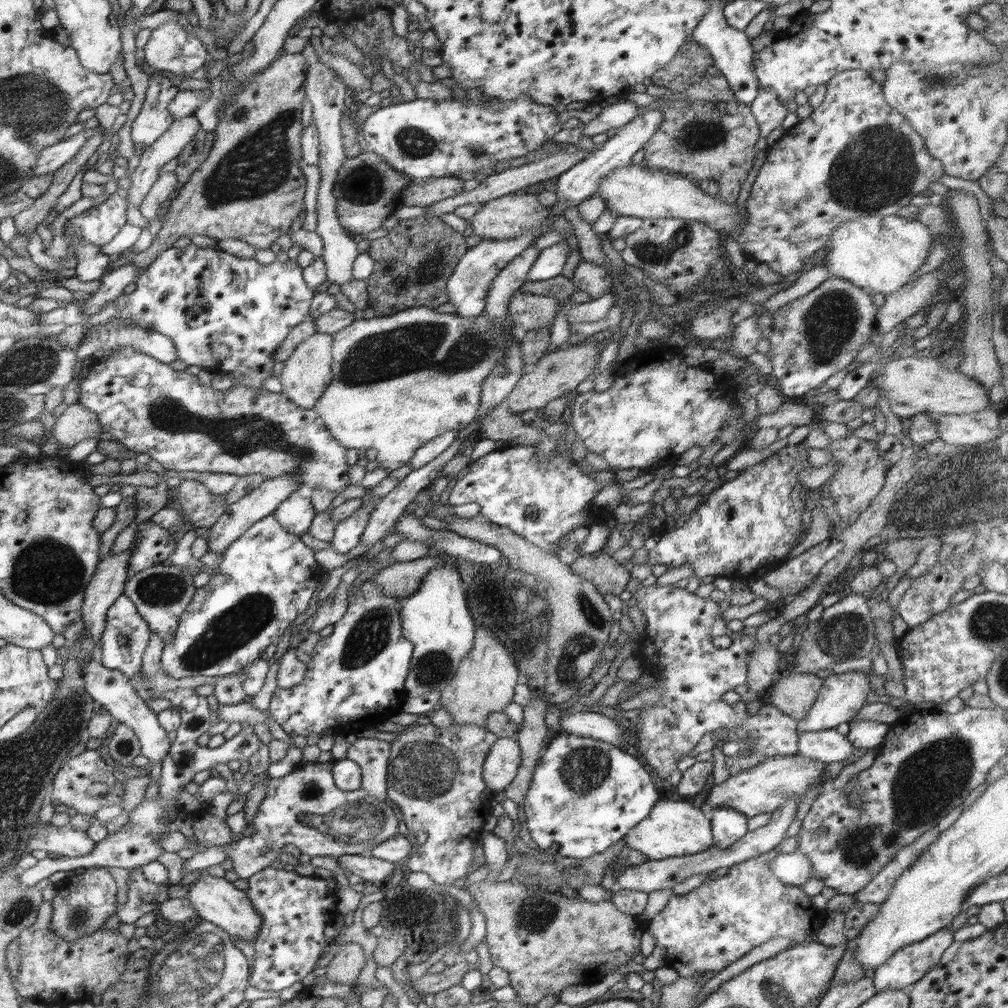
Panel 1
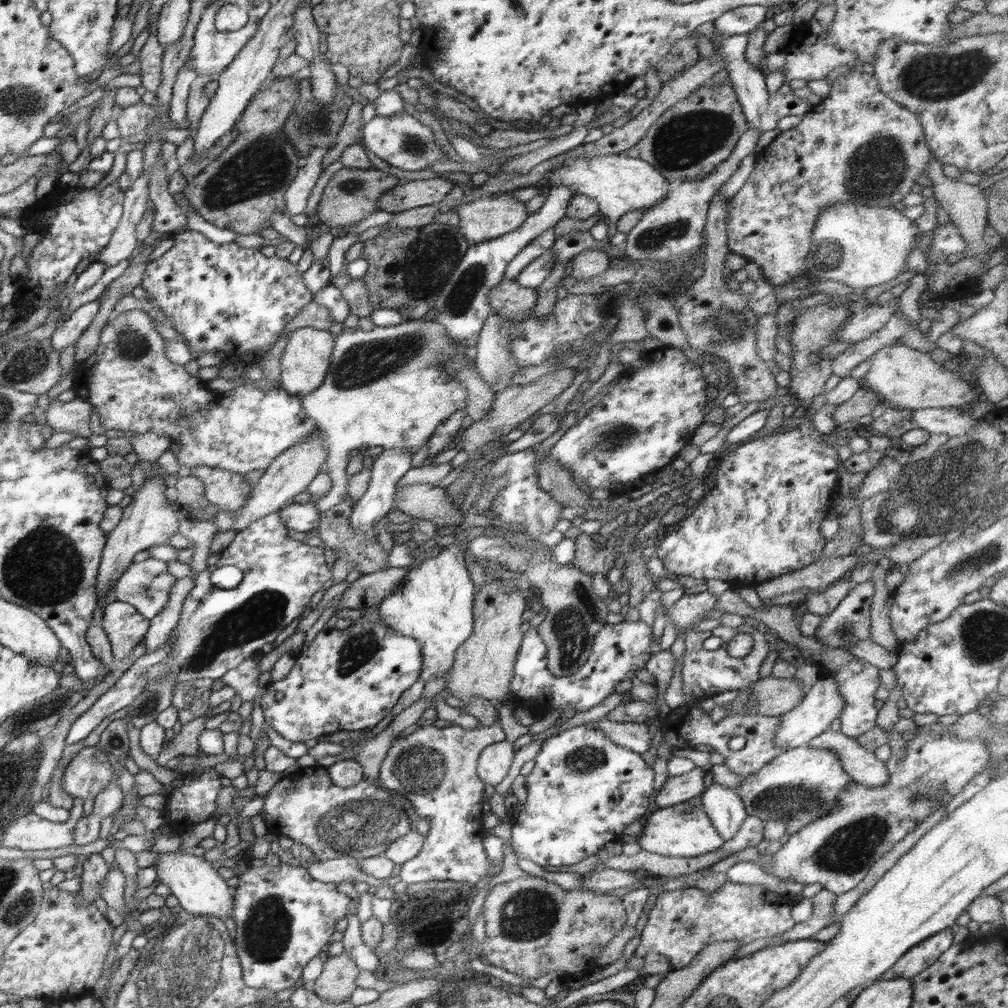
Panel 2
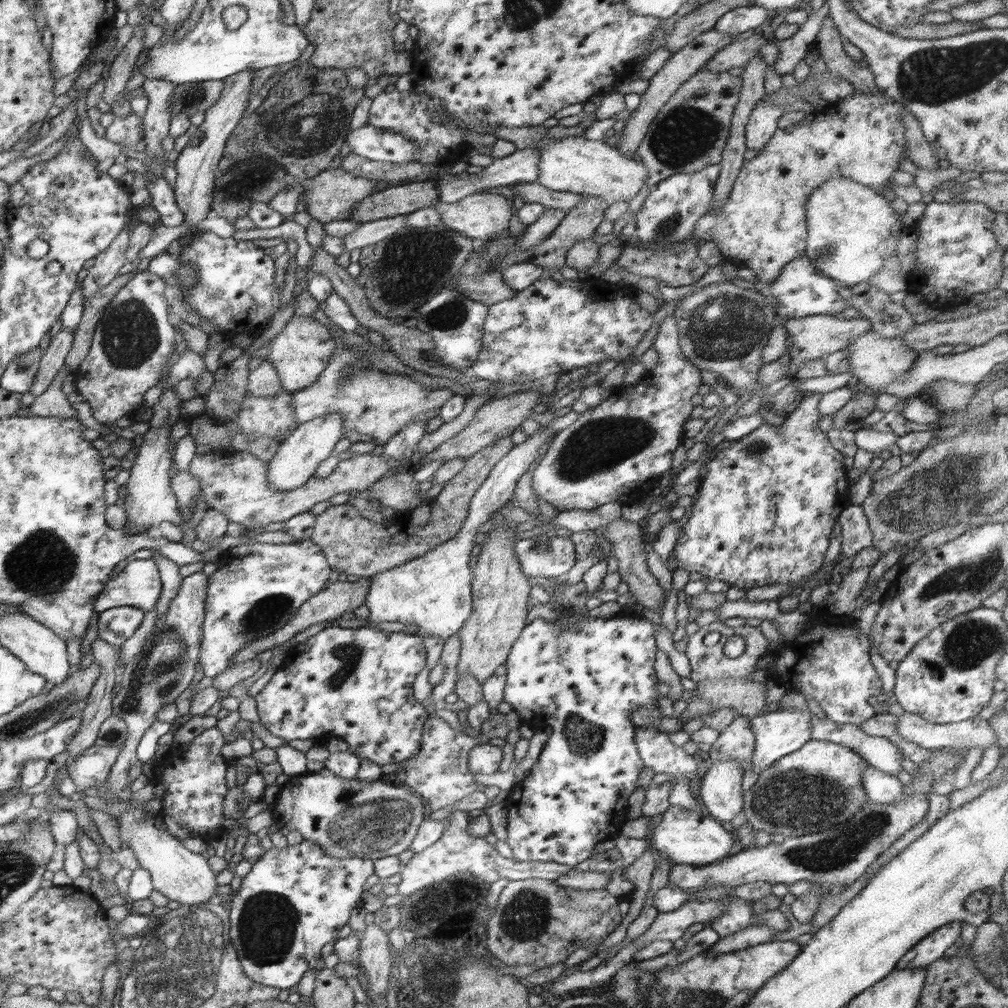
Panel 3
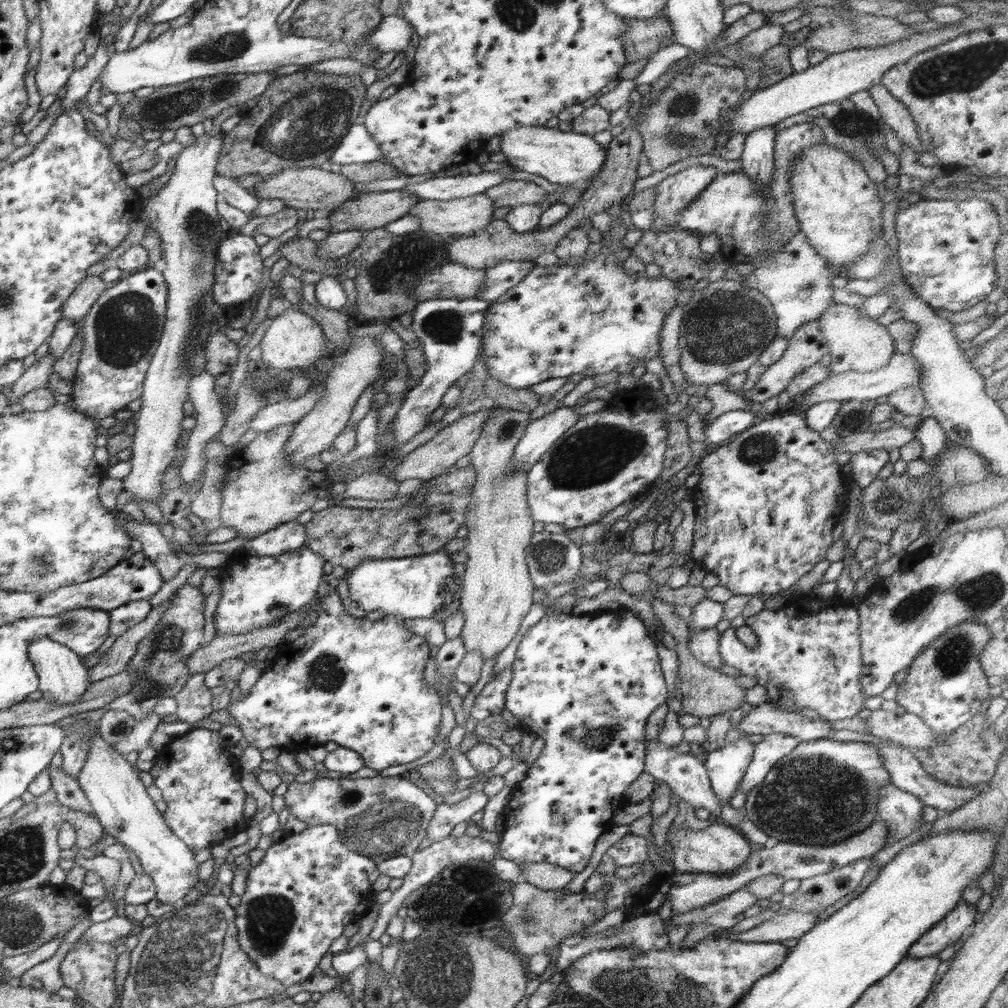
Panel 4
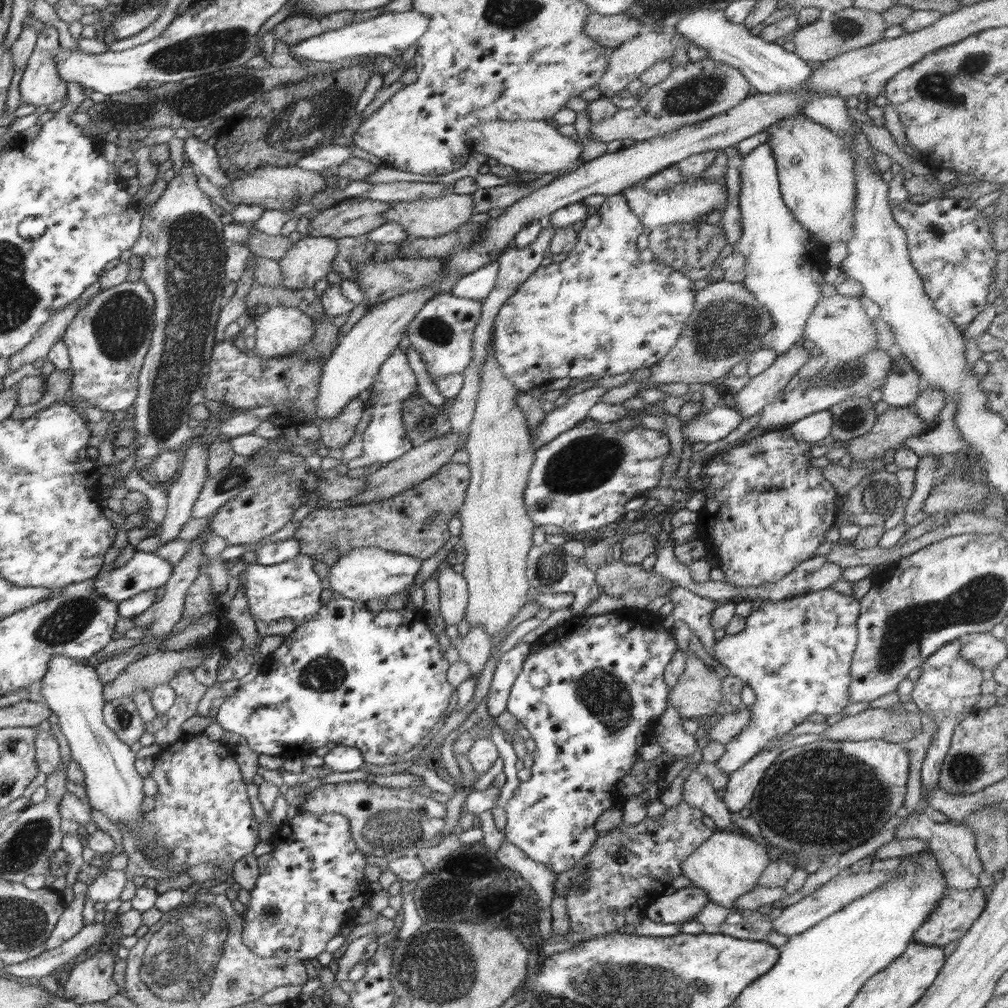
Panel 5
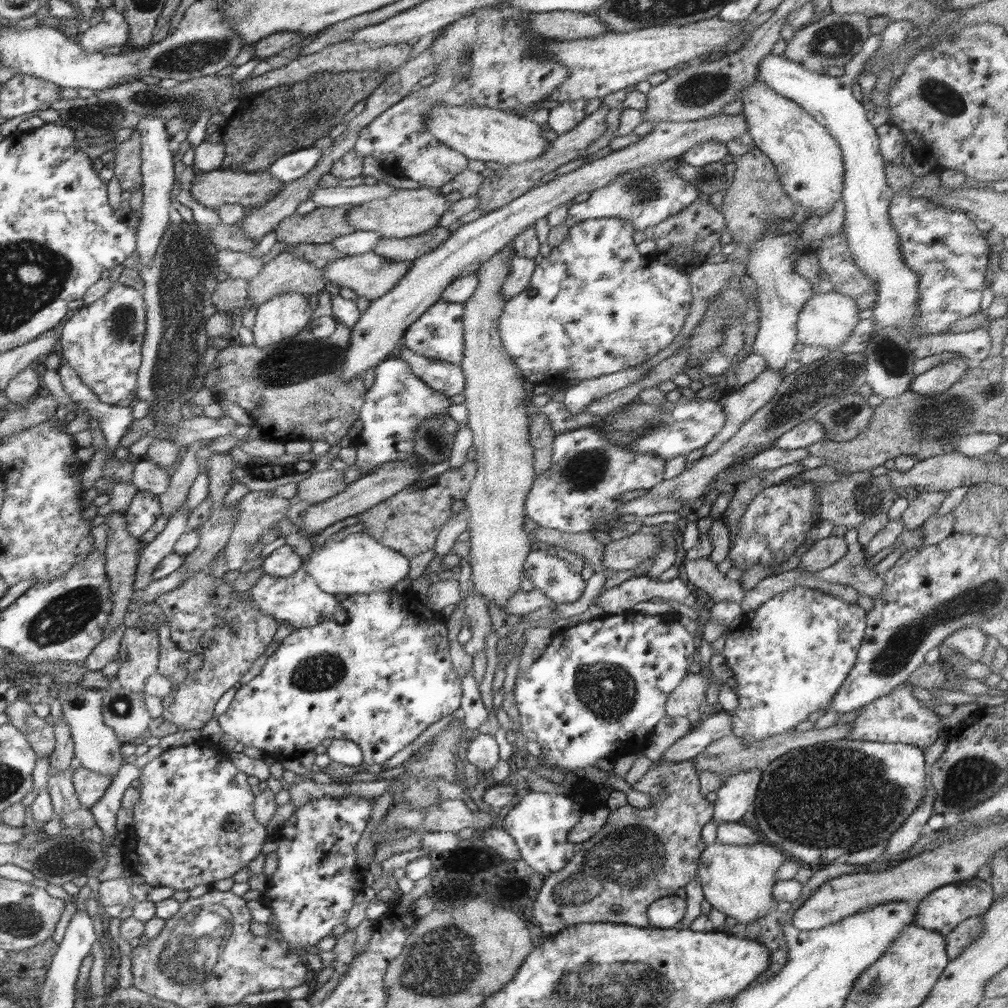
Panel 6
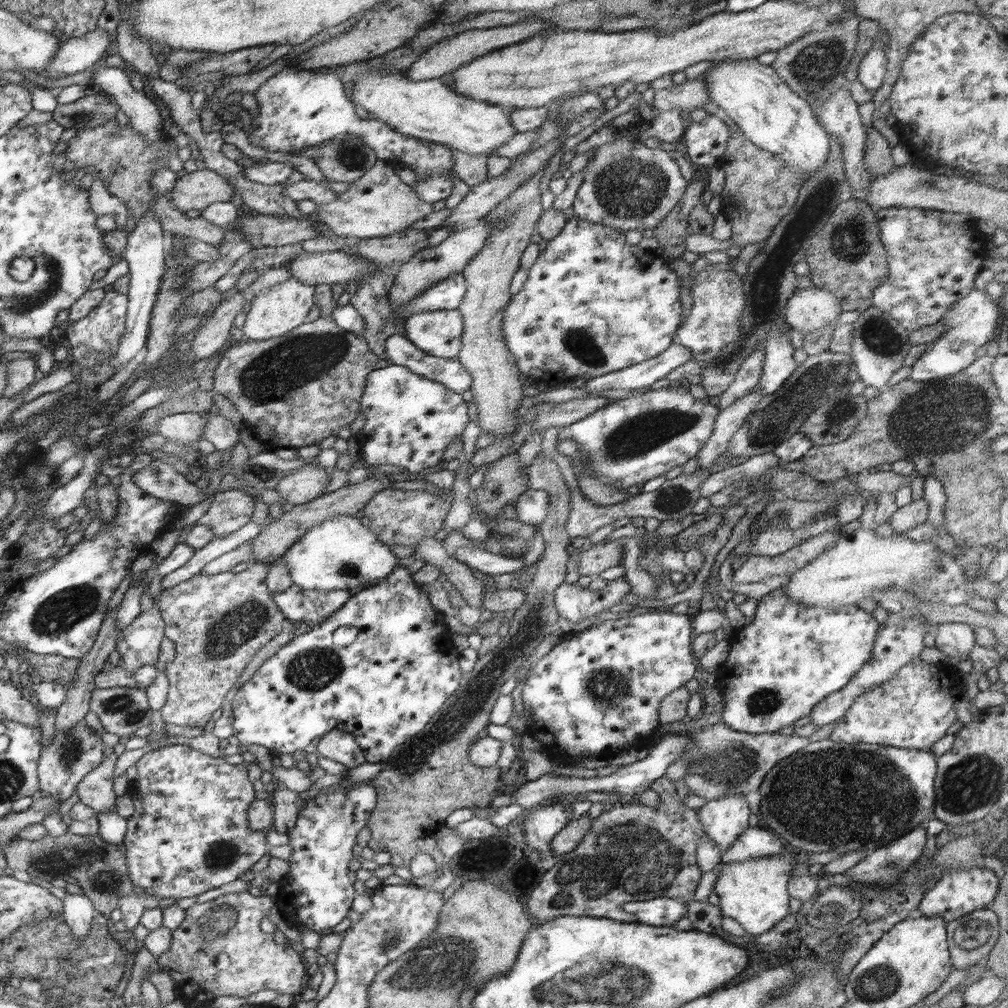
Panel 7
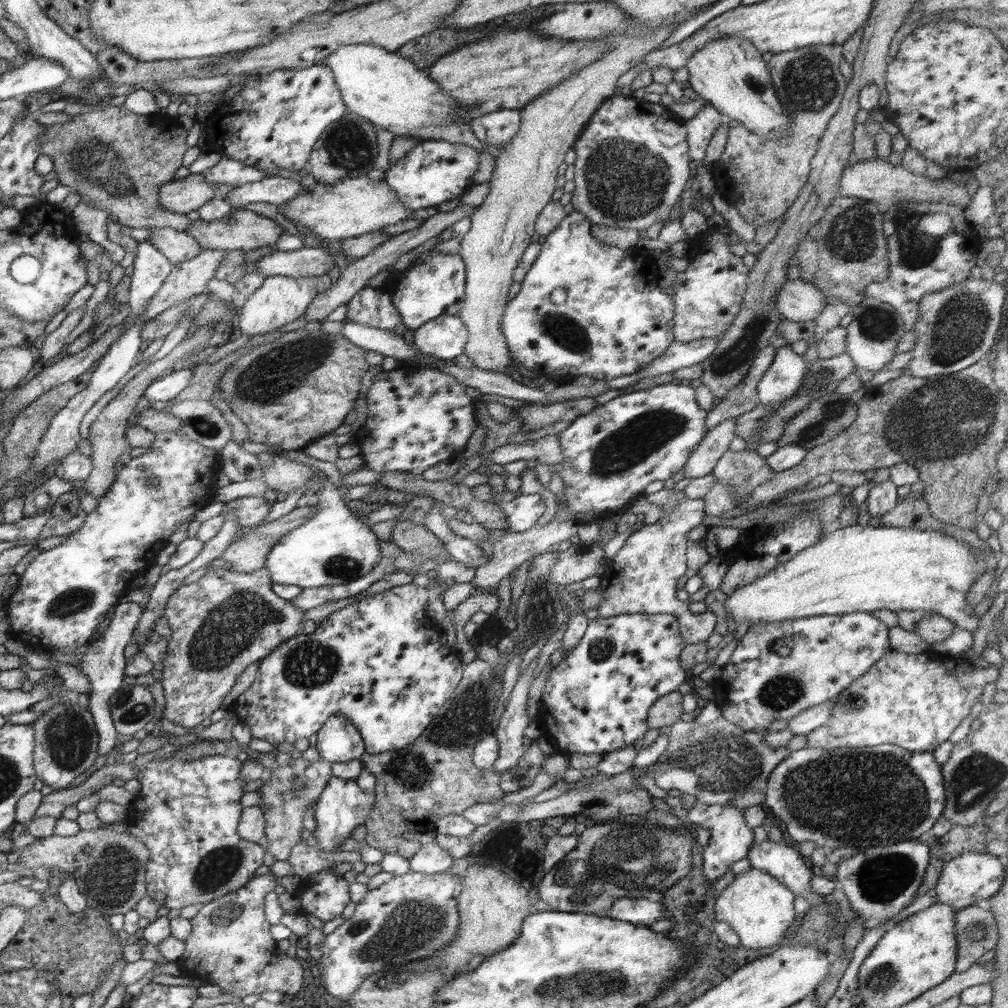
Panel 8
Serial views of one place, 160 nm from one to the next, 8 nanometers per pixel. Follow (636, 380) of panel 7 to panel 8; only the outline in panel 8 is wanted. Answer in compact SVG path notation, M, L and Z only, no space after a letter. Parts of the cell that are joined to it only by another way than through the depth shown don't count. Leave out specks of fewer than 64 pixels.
M722 337L716 339L697 339L690 343L675 341L662 356L656 357L646 368L638 370L638 382L676 370L701 364L705 358L712 356Z

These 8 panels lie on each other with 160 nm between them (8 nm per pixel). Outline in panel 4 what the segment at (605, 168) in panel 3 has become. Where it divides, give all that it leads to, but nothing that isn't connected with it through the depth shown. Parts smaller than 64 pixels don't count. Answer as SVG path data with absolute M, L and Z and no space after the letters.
M521 127L500 135L500 150L508 164L537 174L552 184L579 184L597 175L603 167L606 151L593 137L576 132L562 132L556 128Z

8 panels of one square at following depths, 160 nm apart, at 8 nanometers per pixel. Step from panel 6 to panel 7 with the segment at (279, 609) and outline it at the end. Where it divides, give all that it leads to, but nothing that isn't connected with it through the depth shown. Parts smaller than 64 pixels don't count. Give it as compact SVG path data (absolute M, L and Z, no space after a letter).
M296 584L290 590L274 596L275 603L288 622L302 622L308 627L324 622L351 598L349 591L306 590Z

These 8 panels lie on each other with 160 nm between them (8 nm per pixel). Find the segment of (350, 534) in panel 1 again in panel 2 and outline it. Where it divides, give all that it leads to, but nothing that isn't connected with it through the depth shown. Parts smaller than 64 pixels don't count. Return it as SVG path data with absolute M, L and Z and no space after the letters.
M391 449L383 451L376 458L370 469L371 477L366 492L357 500L349 516L349 523L355 532L368 532L373 530L374 525L383 520L384 516L395 506L395 491L398 489L399 480L410 470L412 453L408 449Z

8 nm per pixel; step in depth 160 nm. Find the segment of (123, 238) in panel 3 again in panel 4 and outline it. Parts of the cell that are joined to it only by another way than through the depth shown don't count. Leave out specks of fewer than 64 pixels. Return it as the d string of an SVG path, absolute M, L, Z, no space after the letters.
M88 275L84 280L72 291L68 301L62 307L60 320L78 320L86 317L90 313L92 306L96 304L100 295L111 284L104 282L100 275Z

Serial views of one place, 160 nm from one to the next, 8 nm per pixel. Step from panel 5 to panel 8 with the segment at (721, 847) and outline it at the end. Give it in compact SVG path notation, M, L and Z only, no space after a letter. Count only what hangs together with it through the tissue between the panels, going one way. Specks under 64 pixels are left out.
M756 868L745 870L717 896L714 920L727 923L746 948L774 946L796 923L794 898L792 889L770 873Z

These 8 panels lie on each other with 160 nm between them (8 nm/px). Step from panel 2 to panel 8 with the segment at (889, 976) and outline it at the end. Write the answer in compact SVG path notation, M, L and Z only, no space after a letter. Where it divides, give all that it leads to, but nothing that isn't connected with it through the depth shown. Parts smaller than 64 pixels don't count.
M965 853L944 864L935 890L935 902L949 904L954 910L976 905L979 900L989 899L996 894L1004 882L1006 868L1002 860L988 853Z

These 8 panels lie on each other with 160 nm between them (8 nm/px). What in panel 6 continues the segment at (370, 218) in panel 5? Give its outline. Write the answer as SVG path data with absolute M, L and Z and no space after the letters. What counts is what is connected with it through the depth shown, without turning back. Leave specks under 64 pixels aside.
M345 204L334 208L317 207L305 215L296 212L285 218L273 232L277 234L278 242L286 242L291 246L326 244L330 240L355 231L347 221L351 208L353 208L351 204Z

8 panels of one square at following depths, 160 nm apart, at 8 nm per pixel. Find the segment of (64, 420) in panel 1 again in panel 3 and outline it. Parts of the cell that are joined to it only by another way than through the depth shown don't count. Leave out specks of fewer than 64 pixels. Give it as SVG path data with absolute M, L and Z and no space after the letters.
M60 369L54 382L42 395L36 397L32 406L28 408L32 416L55 416L56 418L78 418L77 410L62 392L64 377L69 373Z

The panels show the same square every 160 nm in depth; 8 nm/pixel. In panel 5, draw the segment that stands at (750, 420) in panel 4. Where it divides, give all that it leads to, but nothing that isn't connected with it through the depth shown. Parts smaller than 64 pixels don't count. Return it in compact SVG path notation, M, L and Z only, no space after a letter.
M719 403L711 411L700 414L687 425L682 425L684 443L706 442L709 444L726 438L743 420L733 405Z

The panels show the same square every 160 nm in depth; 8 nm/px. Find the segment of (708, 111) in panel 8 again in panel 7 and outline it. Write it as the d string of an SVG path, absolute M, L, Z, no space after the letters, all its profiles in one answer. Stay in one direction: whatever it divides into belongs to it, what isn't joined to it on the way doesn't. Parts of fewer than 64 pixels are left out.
M711 115L700 122L689 120L682 136L685 152L694 164L712 167L719 163L726 152L730 137L728 125L721 119L721 115Z

